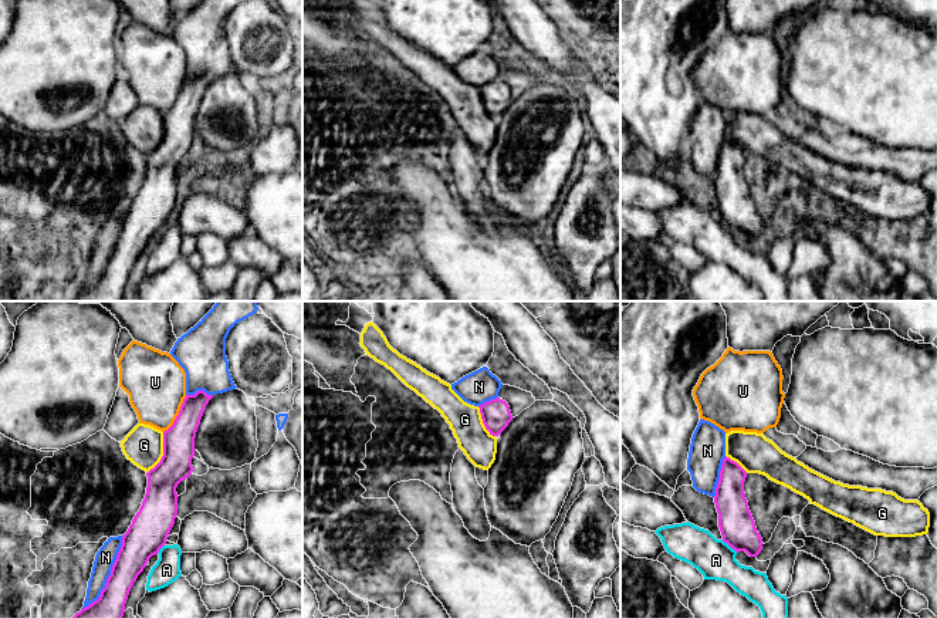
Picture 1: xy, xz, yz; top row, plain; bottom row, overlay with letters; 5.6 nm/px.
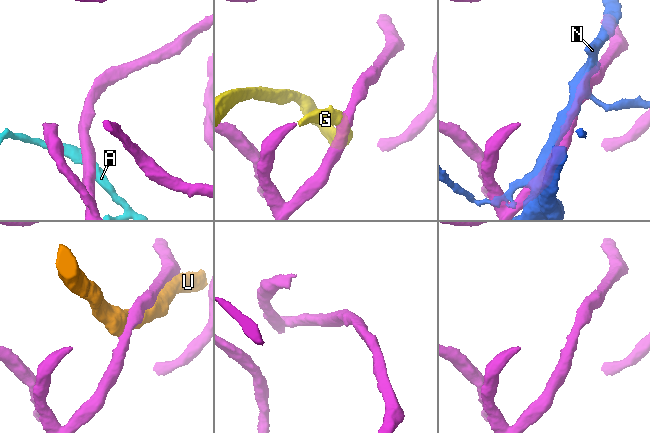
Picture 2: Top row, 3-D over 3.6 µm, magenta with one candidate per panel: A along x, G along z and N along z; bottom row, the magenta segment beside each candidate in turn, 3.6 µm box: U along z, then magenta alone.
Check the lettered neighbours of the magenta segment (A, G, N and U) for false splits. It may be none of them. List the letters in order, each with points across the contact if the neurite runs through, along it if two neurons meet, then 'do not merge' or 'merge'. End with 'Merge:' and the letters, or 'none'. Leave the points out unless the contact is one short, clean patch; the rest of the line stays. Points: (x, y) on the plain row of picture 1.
A: border along yz (721, 222), (737, 233); do not merge
G: runs through xy (161, 179), (163, 135), (144, 127); merge
N: do not merge
U: do not merge
Merge: G

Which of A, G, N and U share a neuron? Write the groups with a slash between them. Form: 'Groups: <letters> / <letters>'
Groups: A / G / N / U

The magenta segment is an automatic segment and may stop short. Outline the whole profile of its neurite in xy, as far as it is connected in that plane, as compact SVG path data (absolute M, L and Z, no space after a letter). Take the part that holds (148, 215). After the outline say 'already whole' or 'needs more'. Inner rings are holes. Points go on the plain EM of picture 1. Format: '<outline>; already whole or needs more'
M204 72L186 77L168 112L138 105L119 124L126 141L146 153L146 176L122 219L121 232L99 280L71 301L122 301L133 264L149 240L166 226L175 206L179 179L176 169L193 153L194 119L212 80Z; needs more

